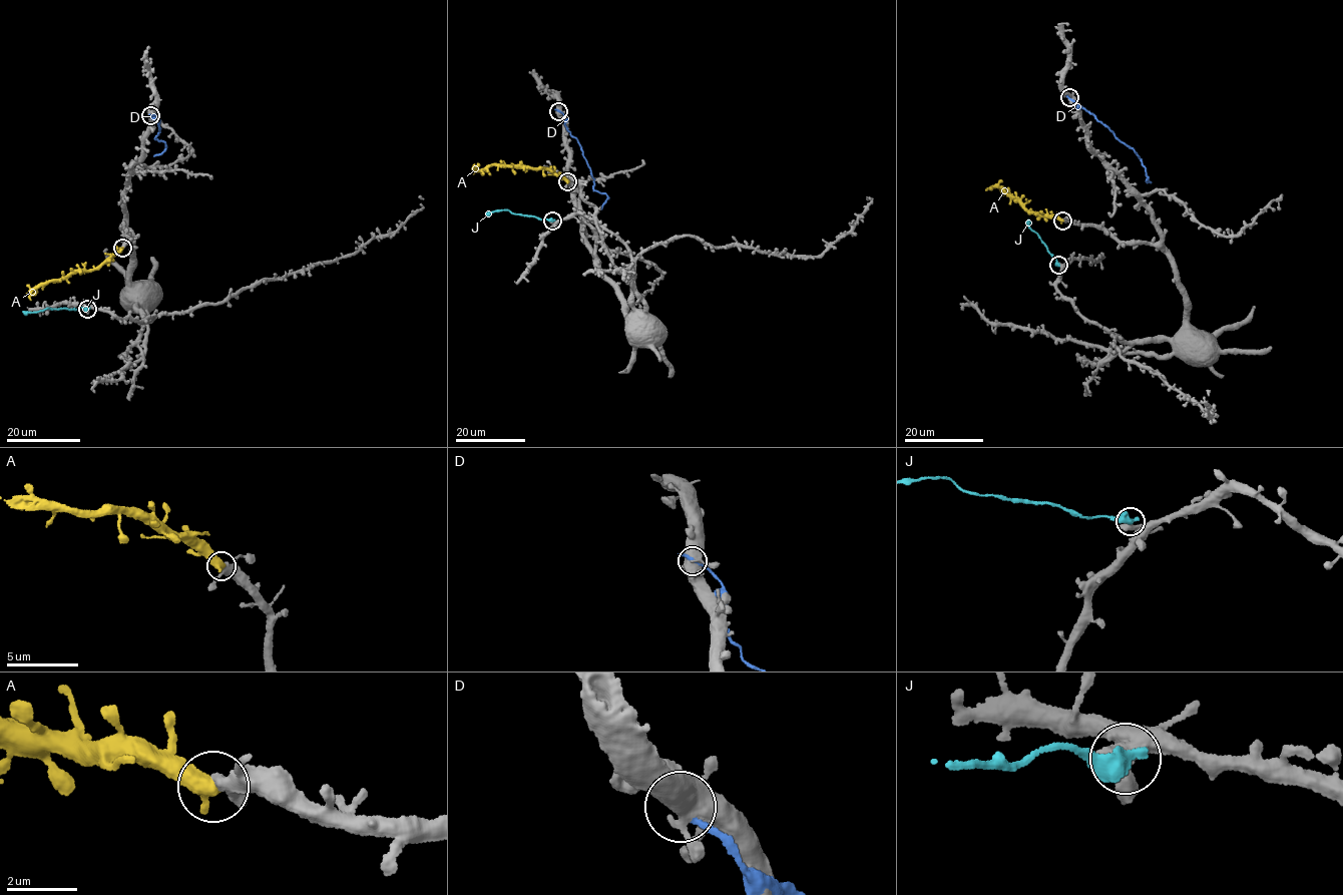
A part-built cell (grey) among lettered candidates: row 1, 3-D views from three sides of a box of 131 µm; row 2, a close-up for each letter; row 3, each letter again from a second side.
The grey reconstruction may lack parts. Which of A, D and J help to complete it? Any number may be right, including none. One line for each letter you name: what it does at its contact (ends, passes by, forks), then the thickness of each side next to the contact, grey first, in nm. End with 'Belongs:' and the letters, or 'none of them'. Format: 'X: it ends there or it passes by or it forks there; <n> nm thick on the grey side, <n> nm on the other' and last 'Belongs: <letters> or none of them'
A: it ends there; 360 nm thick on the grey side, 550 nm on the other
Belongs: A

